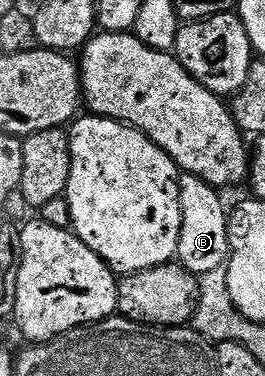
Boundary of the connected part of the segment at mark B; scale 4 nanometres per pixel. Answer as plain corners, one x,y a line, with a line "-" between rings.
183,173
179,178
179,198
181,199
181,239
179,240
178,264
189,272
200,275
224,268
231,255
229,243
228,206
223,206
219,198
220,190
205,183
200,177

